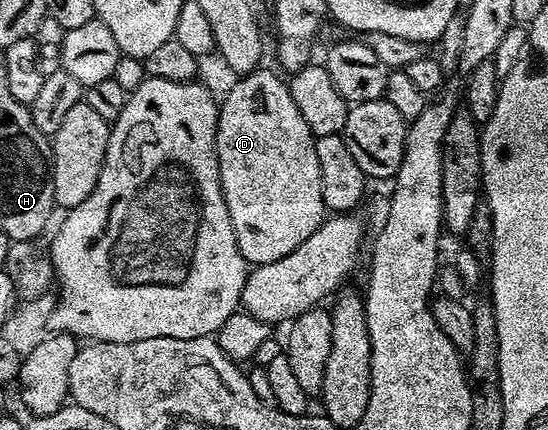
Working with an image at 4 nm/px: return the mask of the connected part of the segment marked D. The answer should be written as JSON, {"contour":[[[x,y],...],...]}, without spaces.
{"contour":[[[259,68],[241,75],[235,82],[238,83],[227,92],[226,99],[221,99],[218,108],[218,175],[232,220],[234,241],[247,263],[263,266],[300,248],[323,222],[327,208],[320,196],[320,160],[316,160],[314,133],[304,124],[304,116],[296,109],[290,87],[283,79],[281,82],[272,71]]]}

